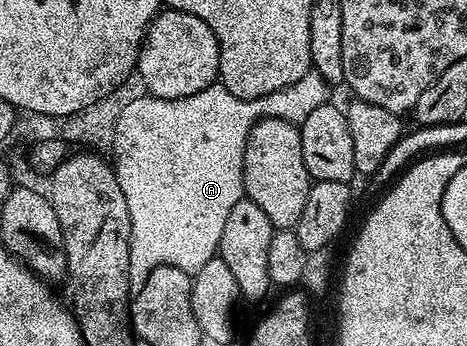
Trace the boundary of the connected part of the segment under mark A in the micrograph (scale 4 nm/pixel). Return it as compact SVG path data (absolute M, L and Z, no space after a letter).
M309 70L298 81L294 81L293 85L287 86L286 89L275 90L274 93L263 95L262 97L254 99L246 99L234 96L226 87L221 83L210 85L206 89L194 93L188 97L166 100L164 98L156 98L147 95L142 98L130 101L130 103L121 106L117 112L117 121L112 126L110 147L114 149L114 157L112 156L113 171L118 177L118 185L122 188L122 193L125 194L126 205L130 212L131 223L131 249L130 249L130 283L132 291L138 292L146 285L149 280L150 273L156 268L172 267L182 269L191 275L195 275L198 269L206 265L207 261L215 258L220 248L220 241L222 231L226 227L226 220L230 215L230 210L234 209L234 205L242 199L244 194L244 157L246 141L248 140L250 129L260 119L280 119L288 123L299 125L302 121L306 121L310 117L310 112L318 109L319 105L324 105L331 100L332 91L330 84L322 78L317 71Z

